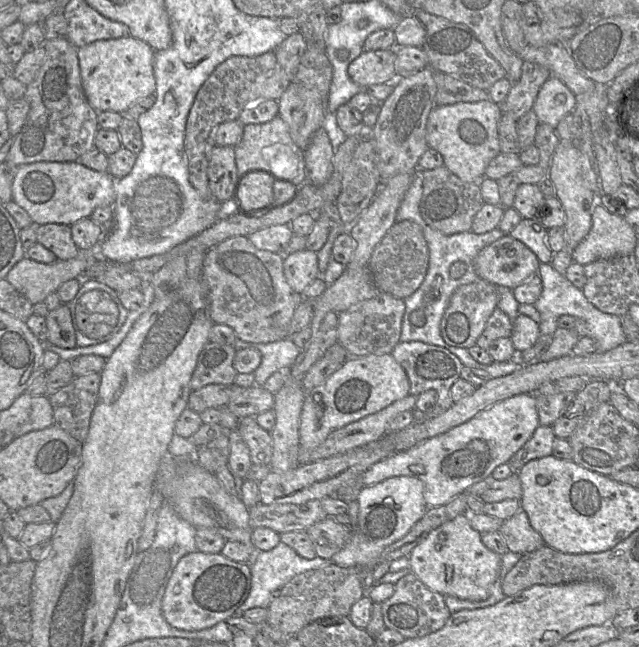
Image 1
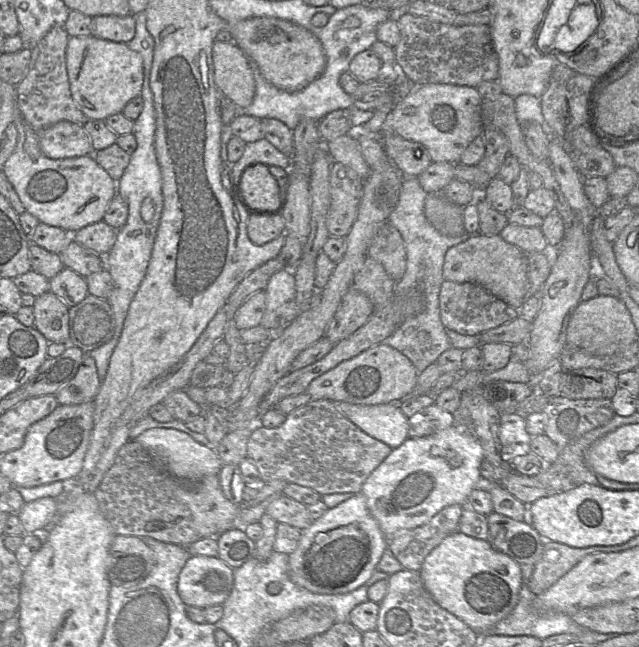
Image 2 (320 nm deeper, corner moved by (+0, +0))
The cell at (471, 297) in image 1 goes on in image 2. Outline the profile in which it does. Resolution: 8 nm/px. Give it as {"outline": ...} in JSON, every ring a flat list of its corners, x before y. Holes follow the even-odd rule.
{"outline":[[444,280,439,293,440,319,447,330,461,335,475,336,496,328,519,316,519,310,509,306,480,284,455,283]]}

